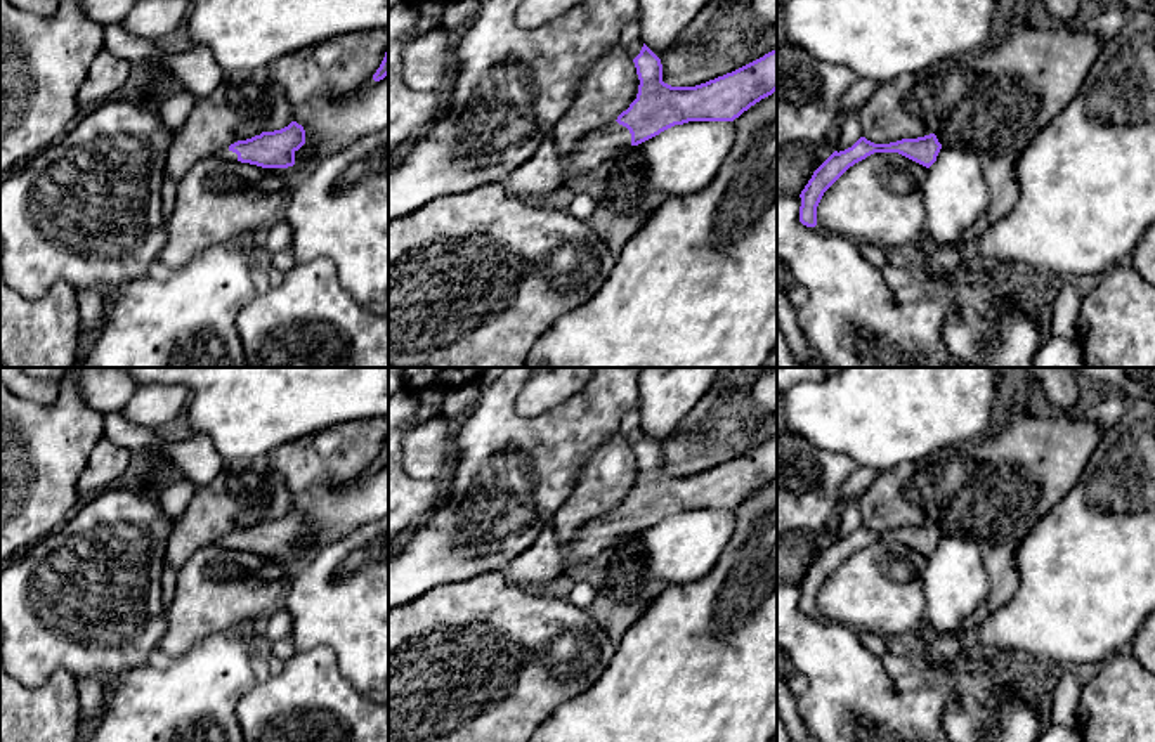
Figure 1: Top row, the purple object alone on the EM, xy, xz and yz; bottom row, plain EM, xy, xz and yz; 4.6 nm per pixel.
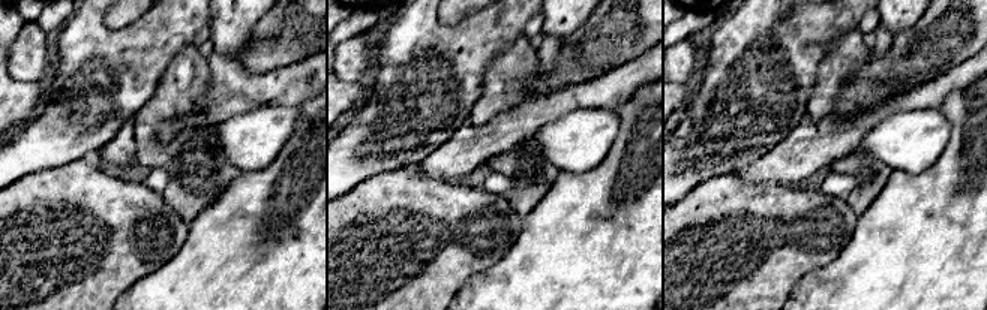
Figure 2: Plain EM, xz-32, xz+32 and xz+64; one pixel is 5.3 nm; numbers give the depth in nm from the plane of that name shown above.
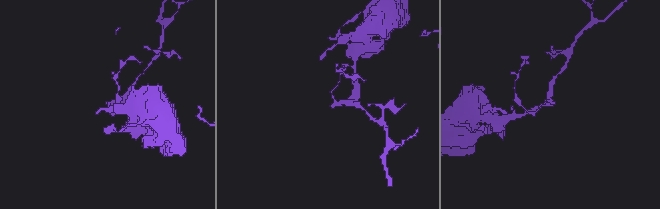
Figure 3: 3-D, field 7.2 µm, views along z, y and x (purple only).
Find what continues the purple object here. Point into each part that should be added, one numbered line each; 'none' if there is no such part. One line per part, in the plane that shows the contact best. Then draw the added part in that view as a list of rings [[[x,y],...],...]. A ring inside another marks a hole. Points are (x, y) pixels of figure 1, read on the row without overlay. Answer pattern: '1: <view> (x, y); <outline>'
1: xz (545, 560); [[[617,510],[588,520],[567,544],[560,543],[550,522],[536,541],[503,569],[503,576],[512,586],[534,591],[536,586],[564,576],[567,562],[590,560],[628,536],[631,522]]]

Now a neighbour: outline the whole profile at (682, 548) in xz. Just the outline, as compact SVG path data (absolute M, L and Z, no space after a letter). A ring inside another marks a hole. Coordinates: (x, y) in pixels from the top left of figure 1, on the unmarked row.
M688 510L638 532L647 570L682 586L718 563L734 532L732 510Z

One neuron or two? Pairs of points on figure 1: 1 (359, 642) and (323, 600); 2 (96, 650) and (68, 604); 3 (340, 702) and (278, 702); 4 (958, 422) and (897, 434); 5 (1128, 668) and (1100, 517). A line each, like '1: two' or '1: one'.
1: one
2: one
3: one
4: one
5: two

